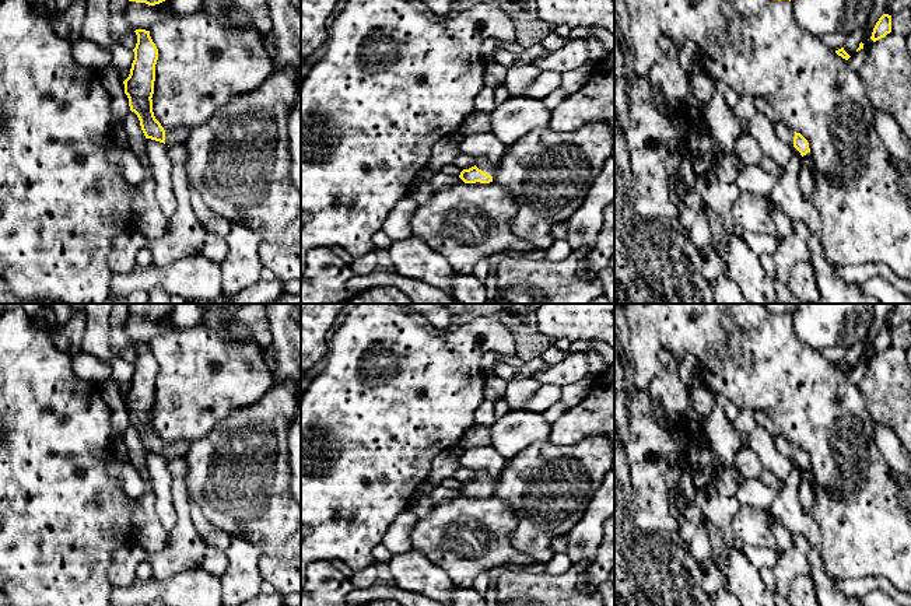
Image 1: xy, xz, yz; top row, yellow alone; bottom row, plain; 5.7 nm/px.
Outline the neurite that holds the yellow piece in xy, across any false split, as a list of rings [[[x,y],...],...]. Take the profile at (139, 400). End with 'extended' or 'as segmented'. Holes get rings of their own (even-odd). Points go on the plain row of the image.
[[[136,343],[134,346],[137,348],[137,357],[133,362],[134,374],[129,390],[123,395],[130,424],[137,428],[146,452],[167,459],[183,456],[190,442],[179,439],[172,444],[165,444],[154,430],[151,411],[154,407],[158,362],[150,350],[150,344]]] | extended

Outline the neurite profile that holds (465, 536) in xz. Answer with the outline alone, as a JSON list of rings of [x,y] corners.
[[[495,495],[460,497],[445,500],[428,509],[428,515],[418,518],[411,529],[413,549],[418,550],[432,564],[444,570],[453,585],[473,588],[481,571],[515,564],[530,565],[533,558],[514,546],[514,532],[518,519],[511,505]]]

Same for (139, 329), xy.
[[[174,304],[162,316],[148,319],[146,316],[129,315],[126,319],[126,334],[130,343],[150,344],[164,326],[174,329],[190,329],[204,322],[204,313],[211,306],[228,309],[232,304]]]

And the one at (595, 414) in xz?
[[[614,364],[598,374],[586,397],[550,424],[549,441],[574,445],[592,435],[614,432]]]

